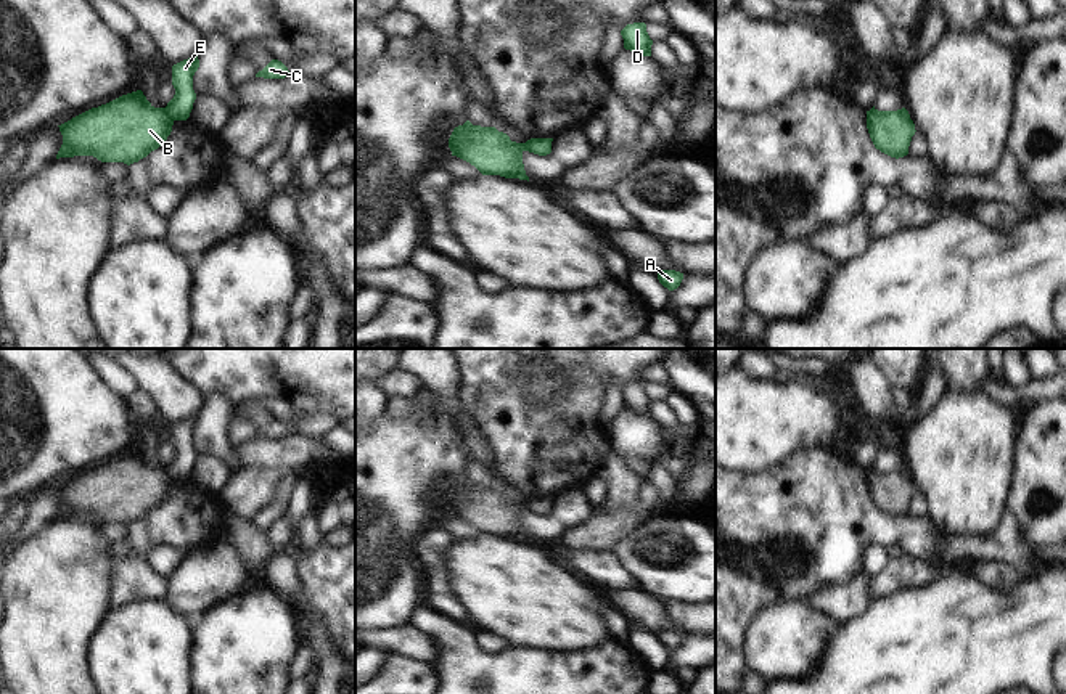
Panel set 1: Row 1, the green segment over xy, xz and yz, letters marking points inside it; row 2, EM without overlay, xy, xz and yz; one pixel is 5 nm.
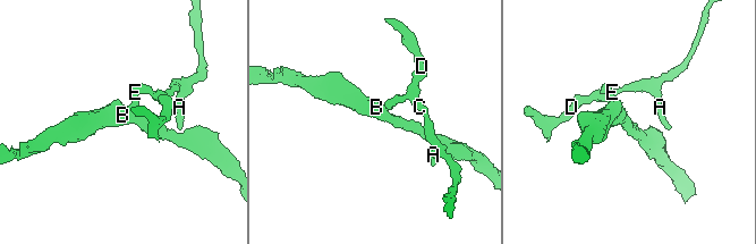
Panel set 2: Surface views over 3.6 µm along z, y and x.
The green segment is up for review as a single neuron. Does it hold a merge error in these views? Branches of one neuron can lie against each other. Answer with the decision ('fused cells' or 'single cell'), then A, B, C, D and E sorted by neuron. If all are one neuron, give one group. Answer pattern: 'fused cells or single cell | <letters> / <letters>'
fused cells | A C D E / B

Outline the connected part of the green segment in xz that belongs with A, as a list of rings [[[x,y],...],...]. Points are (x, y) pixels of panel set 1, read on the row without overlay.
[[[662,630],[658,633],[659,643],[667,647],[669,651],[674,651],[680,646],[683,639],[683,633],[675,630]]]

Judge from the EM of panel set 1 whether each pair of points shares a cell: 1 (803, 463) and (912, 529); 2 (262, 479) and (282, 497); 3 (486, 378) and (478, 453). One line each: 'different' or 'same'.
1: same
2: different
3: different

